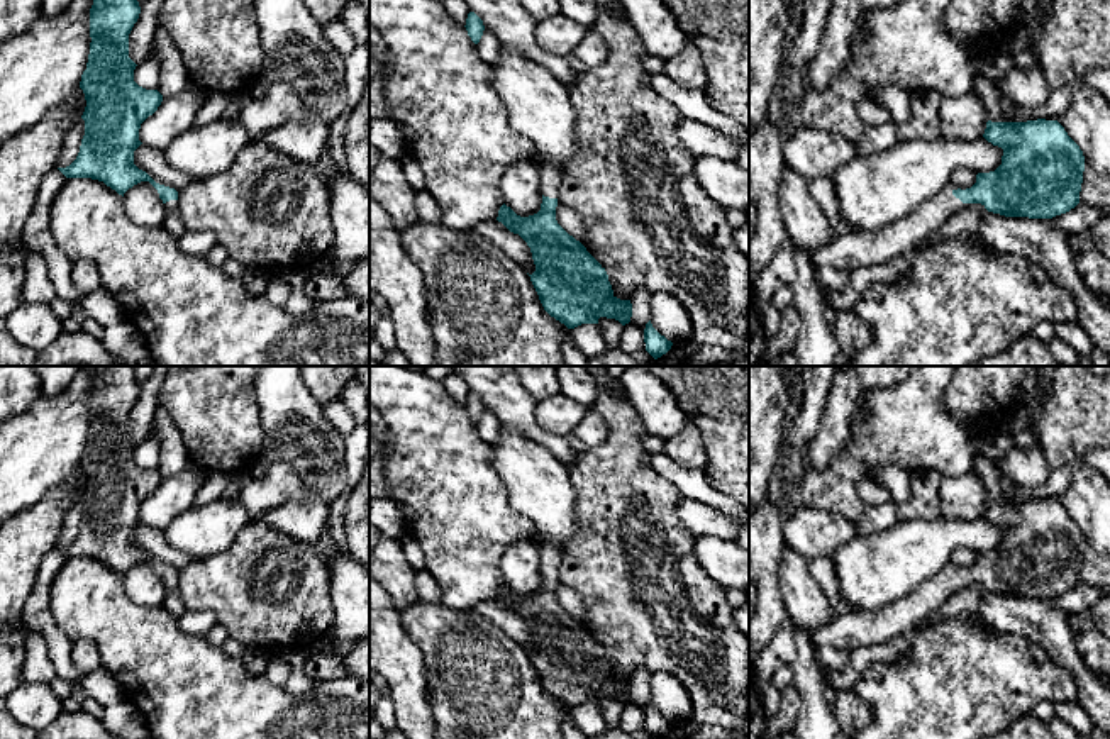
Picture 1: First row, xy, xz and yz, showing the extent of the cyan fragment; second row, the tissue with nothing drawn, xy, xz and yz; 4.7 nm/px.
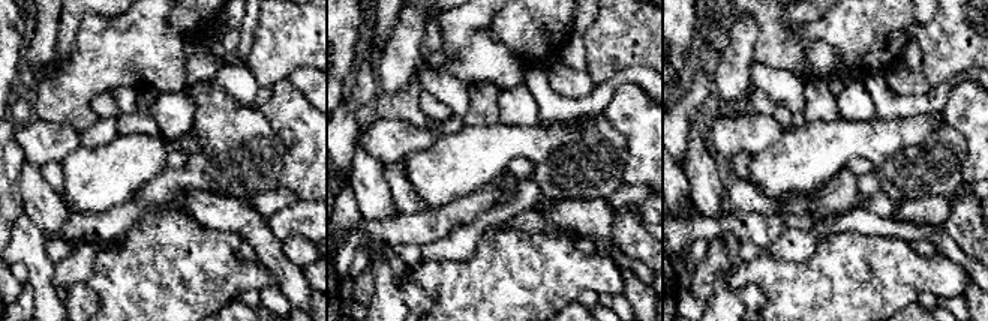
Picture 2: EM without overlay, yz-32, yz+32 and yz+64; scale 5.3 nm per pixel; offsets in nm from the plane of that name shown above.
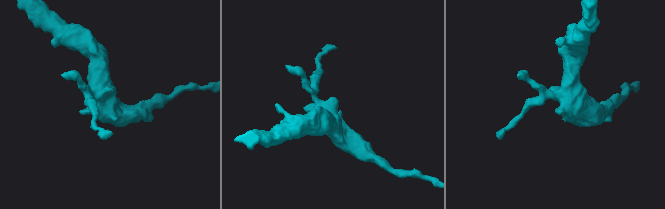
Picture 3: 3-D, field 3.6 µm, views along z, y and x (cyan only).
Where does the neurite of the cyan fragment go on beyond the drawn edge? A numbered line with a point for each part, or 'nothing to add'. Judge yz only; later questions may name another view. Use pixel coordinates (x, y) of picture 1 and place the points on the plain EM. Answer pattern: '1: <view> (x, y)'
1: yz (854, 629)

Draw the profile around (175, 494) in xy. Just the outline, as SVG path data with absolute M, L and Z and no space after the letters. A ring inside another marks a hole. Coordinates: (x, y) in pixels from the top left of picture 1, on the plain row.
M190 464L173 476L163 476L158 490L139 508L144 525L164 531L178 515L193 507L193 498L207 478L207 471Z

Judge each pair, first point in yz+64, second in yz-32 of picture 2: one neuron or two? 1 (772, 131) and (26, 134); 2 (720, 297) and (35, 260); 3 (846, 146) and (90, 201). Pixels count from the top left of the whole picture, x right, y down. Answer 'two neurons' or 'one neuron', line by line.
1: one neuron
2: one neuron
3: one neuron

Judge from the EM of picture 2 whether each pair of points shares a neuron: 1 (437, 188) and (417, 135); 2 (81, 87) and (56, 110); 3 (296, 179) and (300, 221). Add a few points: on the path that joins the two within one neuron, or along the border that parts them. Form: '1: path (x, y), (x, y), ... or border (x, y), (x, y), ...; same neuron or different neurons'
1: border (441, 135), (431, 146), (411, 152), (401, 162); different neurons
2: path (75, 90), (62, 104); same neuron
3: border (299, 201), (311, 203); different neurons

